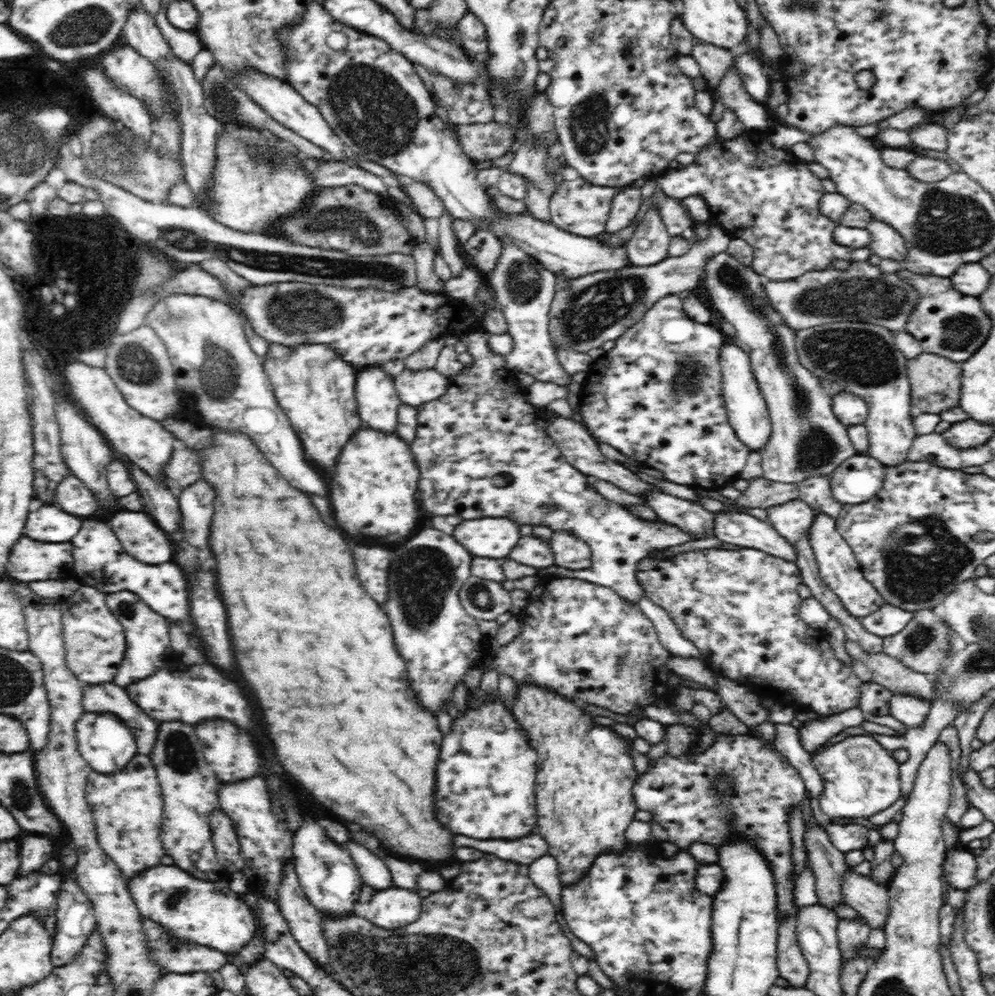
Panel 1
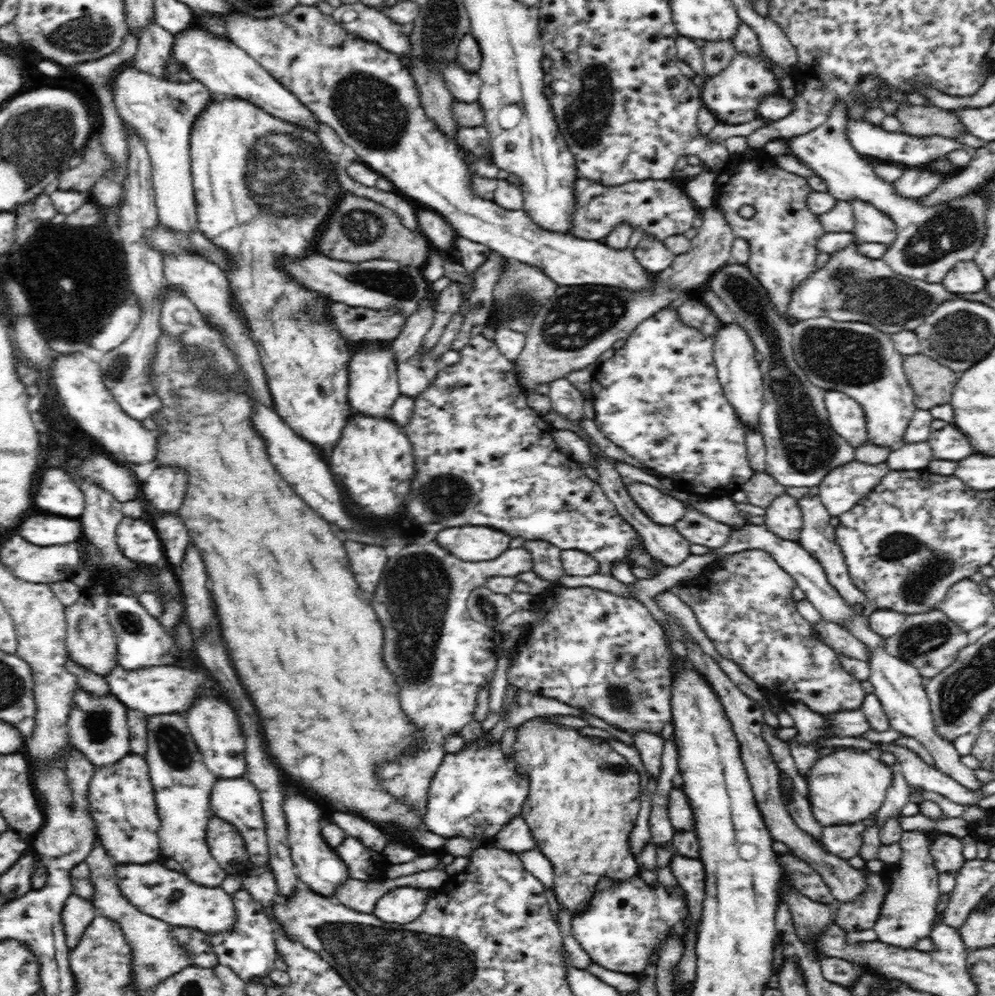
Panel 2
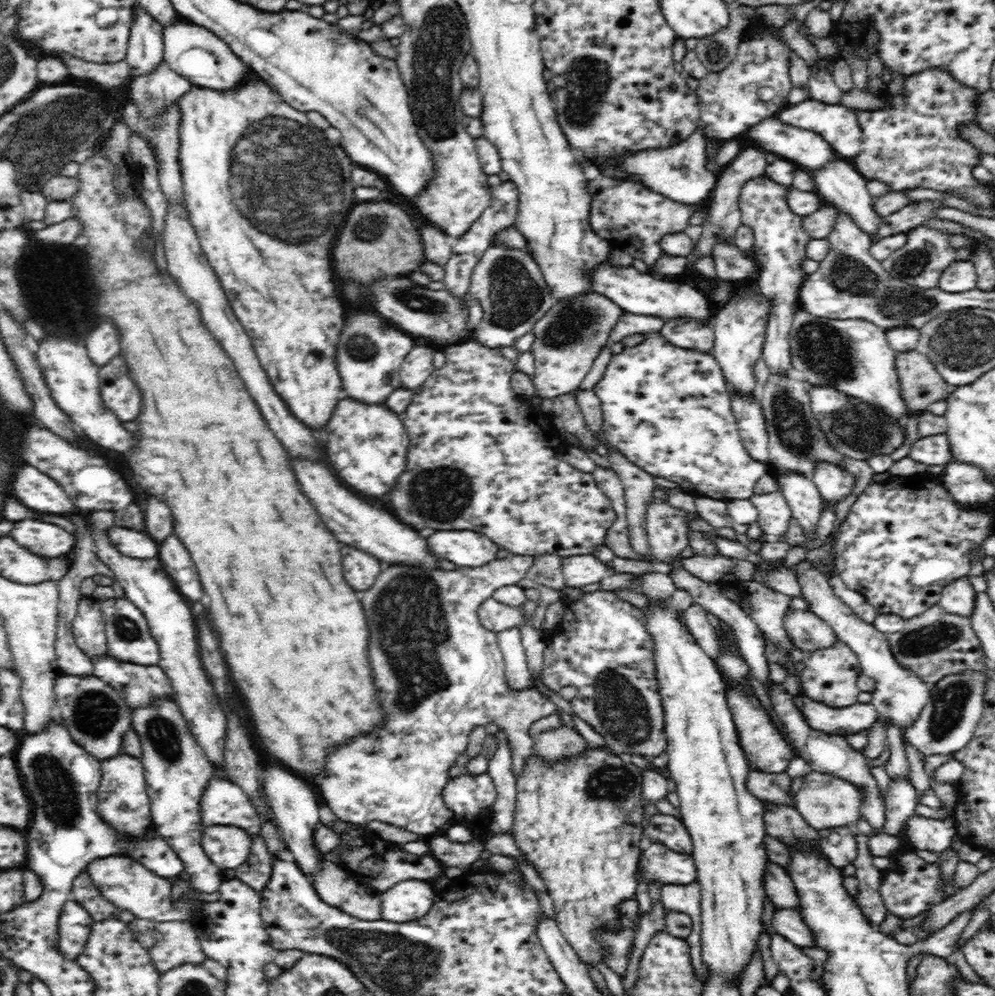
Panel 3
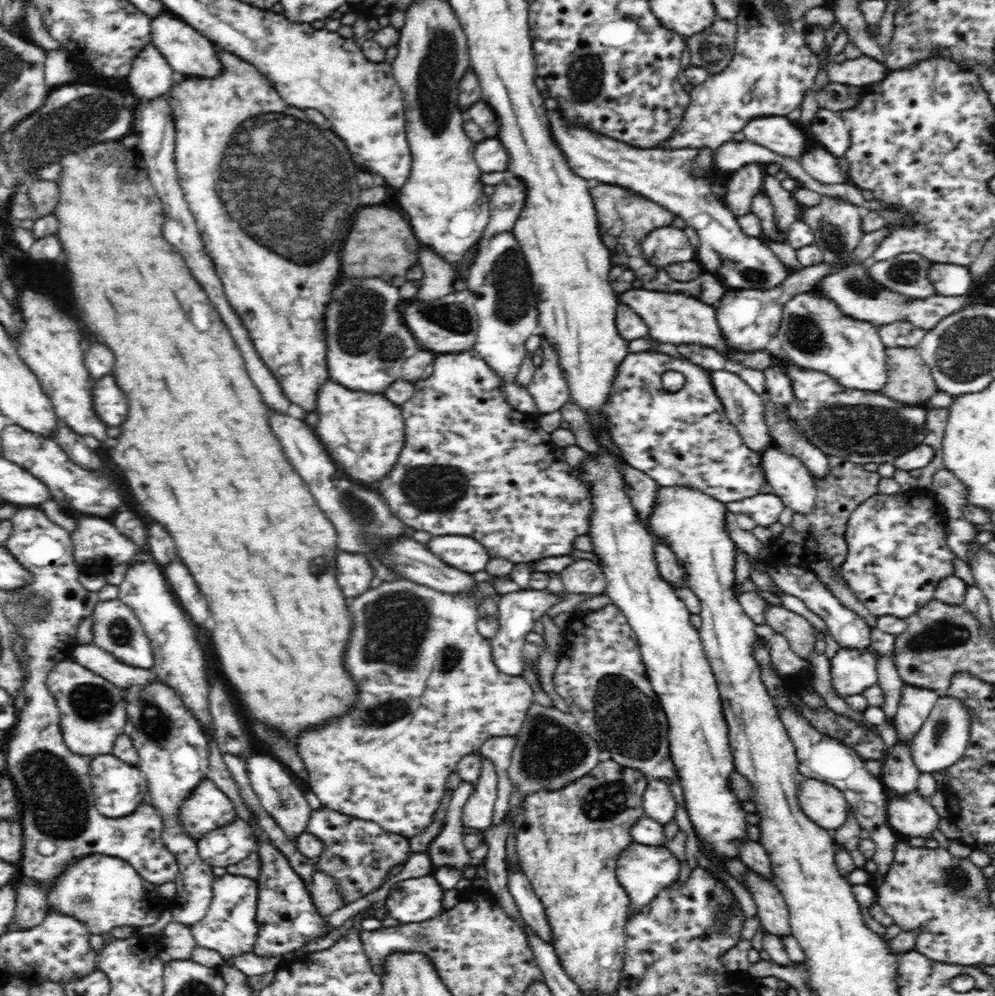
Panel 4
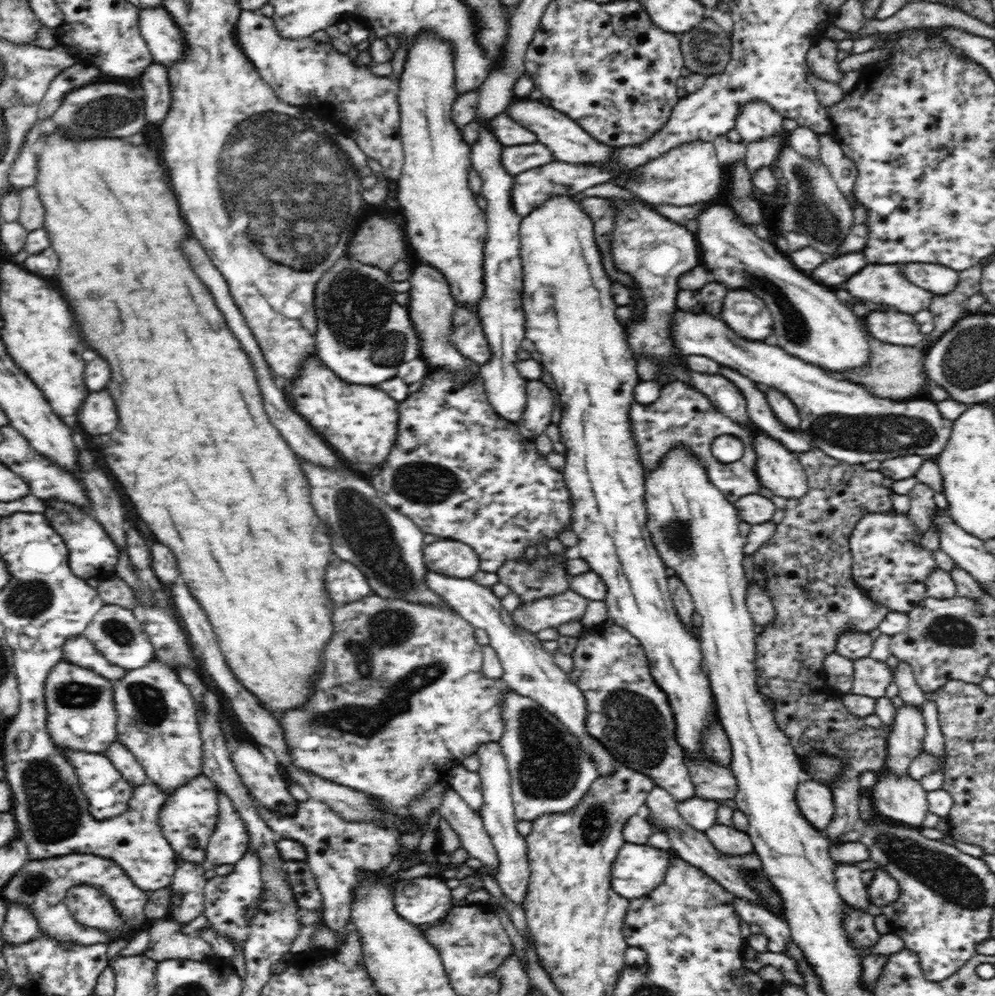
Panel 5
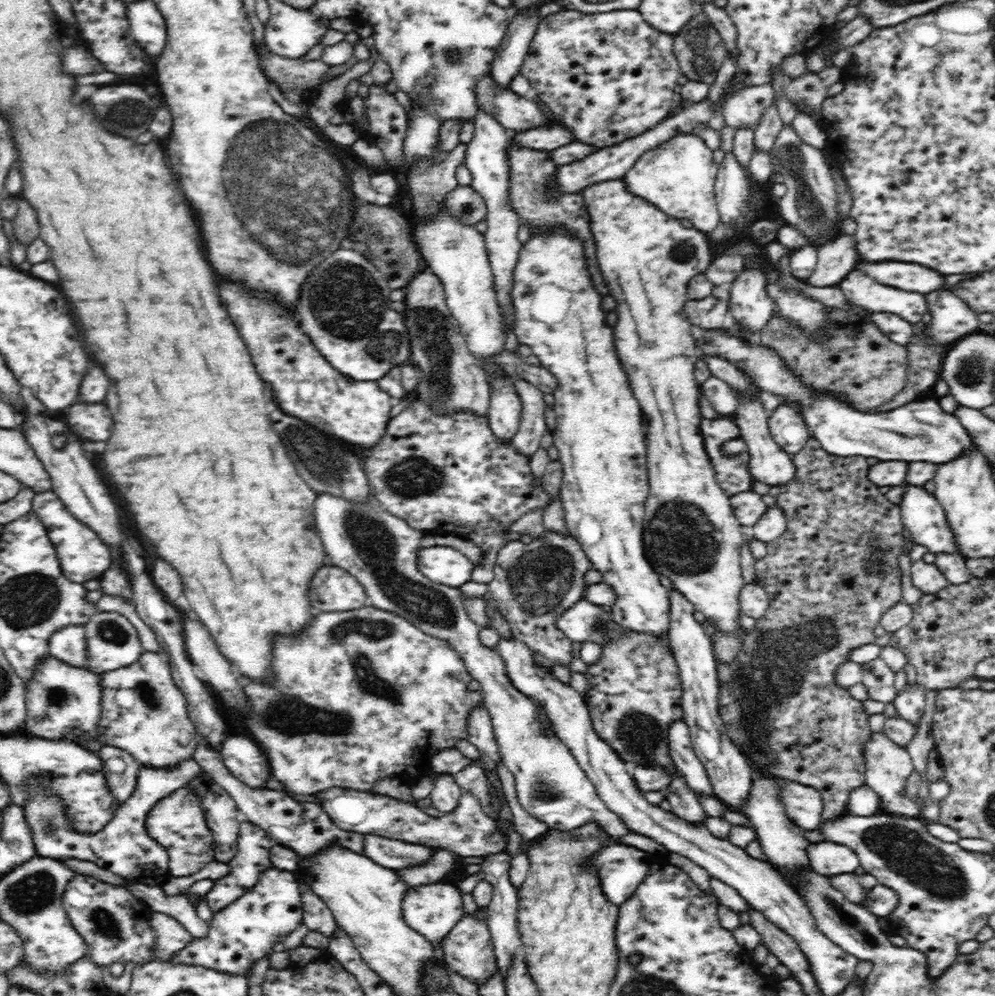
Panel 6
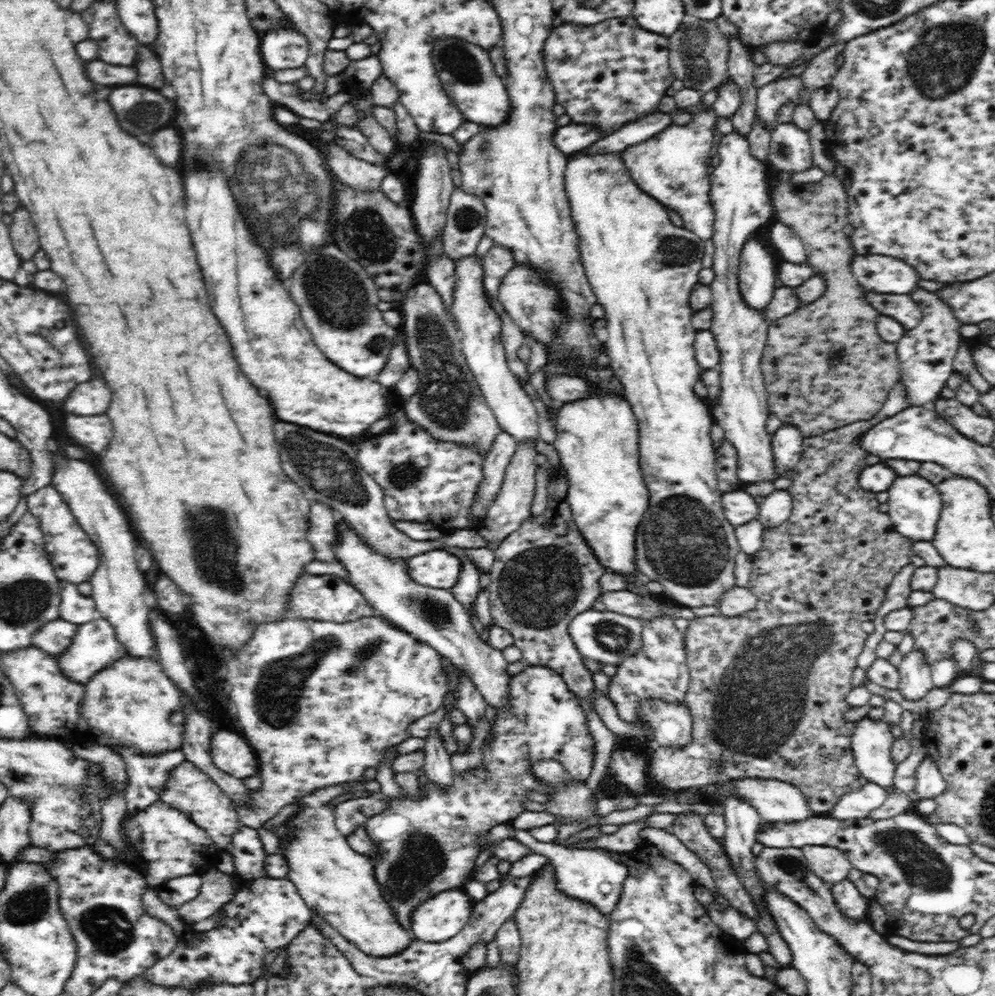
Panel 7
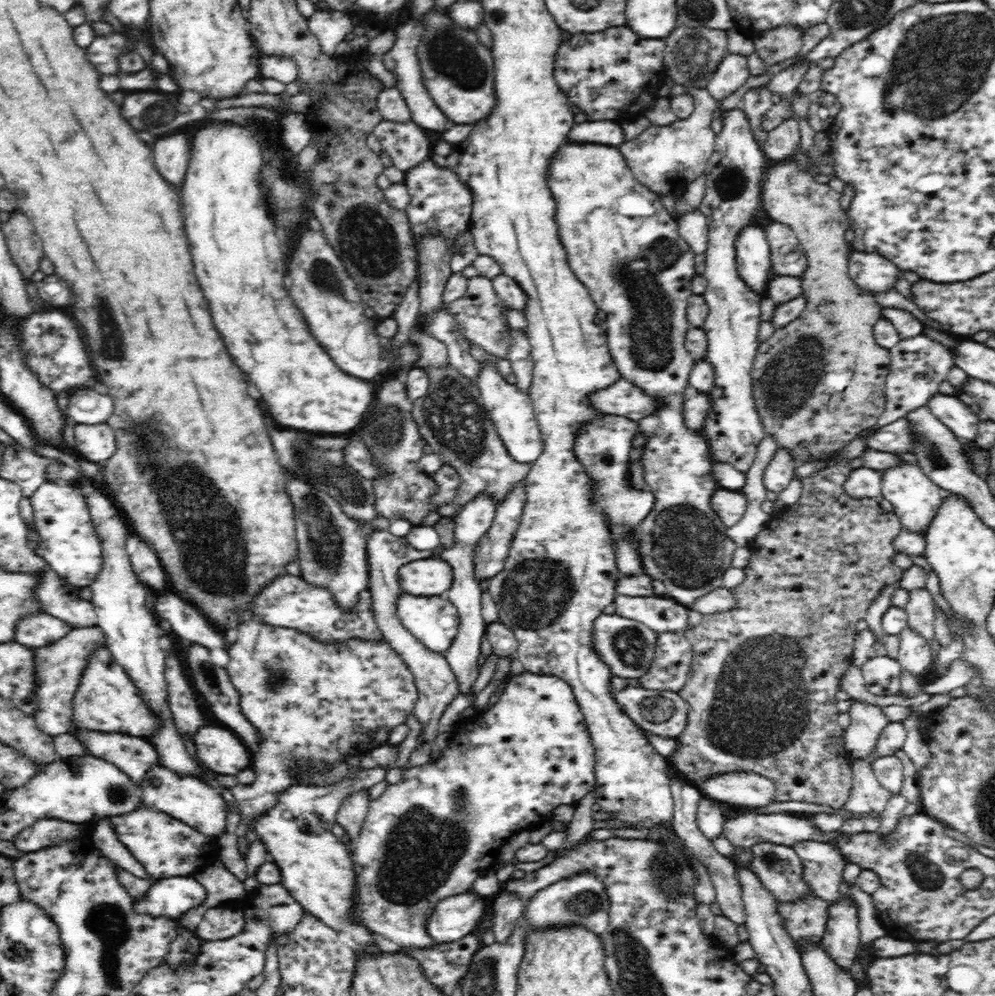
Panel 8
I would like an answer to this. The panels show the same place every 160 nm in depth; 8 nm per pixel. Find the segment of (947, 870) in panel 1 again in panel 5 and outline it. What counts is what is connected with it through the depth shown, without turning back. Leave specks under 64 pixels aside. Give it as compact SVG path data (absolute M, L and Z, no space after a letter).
M883 769L882 774L878 776L875 787L870 793L873 797L875 810L882 816L900 822L901 825L922 828L922 821L929 811L928 792L924 790L924 787L918 781L913 780L909 775L897 776Z

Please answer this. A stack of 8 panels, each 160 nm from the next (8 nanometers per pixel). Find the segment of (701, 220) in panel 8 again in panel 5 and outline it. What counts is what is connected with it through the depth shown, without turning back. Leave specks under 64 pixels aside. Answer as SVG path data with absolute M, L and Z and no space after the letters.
M689 142L669 150L661 157L653 158L636 167L629 178L630 181L613 181L616 186L630 190L650 204L672 204L672 206L700 206L720 201L722 176L726 169L718 160L715 146L712 142Z

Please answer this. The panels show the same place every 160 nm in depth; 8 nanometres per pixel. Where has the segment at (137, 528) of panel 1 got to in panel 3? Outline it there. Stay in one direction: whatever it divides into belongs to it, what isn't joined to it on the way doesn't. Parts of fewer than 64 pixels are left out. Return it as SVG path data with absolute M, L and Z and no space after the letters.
M116 526L116 528L110 528L106 536L124 556L139 559L158 558L158 544L144 532L126 530L126 528Z

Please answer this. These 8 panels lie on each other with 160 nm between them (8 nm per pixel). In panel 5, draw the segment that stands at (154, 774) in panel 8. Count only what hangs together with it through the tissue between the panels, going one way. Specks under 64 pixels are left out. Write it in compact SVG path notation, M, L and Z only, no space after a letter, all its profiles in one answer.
M221 790L218 793L217 828L206 846L207 866L234 864L249 849L249 835L245 823L231 803L230 797Z

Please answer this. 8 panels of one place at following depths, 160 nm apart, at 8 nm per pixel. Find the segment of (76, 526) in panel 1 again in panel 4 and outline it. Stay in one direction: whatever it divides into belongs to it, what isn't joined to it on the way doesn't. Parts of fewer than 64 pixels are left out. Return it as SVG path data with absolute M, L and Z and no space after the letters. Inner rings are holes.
M22 508L22 510L18 510L12 518L10 518L10 522L12 522L12 534L10 534L10 538L8 538L8 542L6 542L6 548L10 550L12 554L14 554L14 558L18 559L18 562L22 563L22 566L29 570L32 573L33 581L26 586L20 587L19 589L15 589L15 594L17 596L30 596L30 594L37 594L39 598L43 598L43 602L45 605L45 617L40 619L34 619L29 623L25 624L25 627L21 630L21 636L25 638L25 656L27 656L27 661L25 662L25 676L23 677L23 692L24 699L26 699L26 708L18 711L17 717L18 721L14 726L10 729L10 736L8 736L8 744L6 744L6 772L8 772L11 779L14 781L15 787L18 792L18 801L19 804L22 804L22 810L26 810L26 812L22 812L22 830L24 830L24 842L26 842L26 846L22 848L22 858L24 858L24 862L22 862L22 874L26 874L26 878L32 878L34 881L38 881L40 883L44 883L46 887L51 887L54 881L57 881L57 877L72 861L76 861L79 858L91 855L91 854L101 854L108 857L116 857L122 858L130 863L130 866L133 866L137 873L144 879L147 880L150 884L155 884L156 886L160 886L161 884L166 884L166 882L172 882L178 874L178 863L177 858L174 858L172 852L167 849L167 846L163 842L162 832L164 829L164 821L162 821L162 817L160 817L160 813L158 813L158 809L154 808L150 804L150 802L145 801L144 804L138 806L136 810L131 815L120 817L120 818L107 818L105 815L100 814L97 811L97 807L95 806L95 793L93 792L93 788L90 782L90 760L92 757L81 756L79 754L74 754L64 742L64 738L62 737L62 728L60 727L60 712L58 711L58 706L56 705L56 700L54 696L46 687L46 676L48 676L48 672L52 670L53 666L56 666L58 662L68 661L70 658L71 651L76 648L77 642L75 642L75 634L78 634L78 626L80 626L80 622L82 618L86 618L86 616L90 616L93 614L95 606L100 602L100 597L98 597L98 593L91 592L84 587L78 581L78 576L80 576L80 572L78 570L78 565L75 562L75 558L73 555L73 539L70 534L64 530L61 526L58 526L55 522L50 522L48 518L46 518L46 514L44 512L40 512L40 510L34 510L34 508ZM38 842L60 842L62 846L54 846L54 853L46 856L46 854L40 854L40 846L38 846Z

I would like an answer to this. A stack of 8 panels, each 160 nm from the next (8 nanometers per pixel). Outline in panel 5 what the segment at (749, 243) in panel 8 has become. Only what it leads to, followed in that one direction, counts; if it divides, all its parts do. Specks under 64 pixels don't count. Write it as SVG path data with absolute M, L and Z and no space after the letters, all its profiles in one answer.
M730 289L720 318L742 338L764 341L773 332L773 318L765 301L748 290Z

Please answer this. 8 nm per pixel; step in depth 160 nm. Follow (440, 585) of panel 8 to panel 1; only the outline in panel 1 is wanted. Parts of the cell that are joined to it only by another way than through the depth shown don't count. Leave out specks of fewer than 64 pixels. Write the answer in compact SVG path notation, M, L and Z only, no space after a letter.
M509 517L464 520L454 528L454 538L473 556L502 560L521 538L519 526Z

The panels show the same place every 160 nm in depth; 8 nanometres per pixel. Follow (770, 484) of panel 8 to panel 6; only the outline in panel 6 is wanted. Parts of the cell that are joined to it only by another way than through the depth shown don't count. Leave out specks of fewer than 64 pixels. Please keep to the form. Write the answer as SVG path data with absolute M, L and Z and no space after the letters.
M782 402L774 412L770 412L768 426L774 440L782 447L782 450L786 451L788 454L800 452L811 436L809 430L806 429L807 424L805 423L802 414L796 412L793 409L792 404L789 404L788 402Z

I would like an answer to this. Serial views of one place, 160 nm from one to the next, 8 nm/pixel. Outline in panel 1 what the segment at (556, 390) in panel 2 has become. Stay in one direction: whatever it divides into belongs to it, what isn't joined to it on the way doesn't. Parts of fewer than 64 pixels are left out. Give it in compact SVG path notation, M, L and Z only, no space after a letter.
M500 241L502 256L492 277L485 280L507 322L507 332L514 339L513 350L505 357L507 367L514 372L522 371L532 375L536 381L553 382L558 386L568 386L572 379L557 358L549 332L549 310L557 292L557 275L542 267L538 261L528 257L526 251L512 243Z

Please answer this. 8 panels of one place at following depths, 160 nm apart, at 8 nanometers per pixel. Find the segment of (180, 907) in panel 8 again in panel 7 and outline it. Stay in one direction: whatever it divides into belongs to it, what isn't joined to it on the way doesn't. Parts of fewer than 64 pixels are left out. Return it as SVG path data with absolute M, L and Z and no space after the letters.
M186 875L158 885L159 899L170 908L177 908L194 900L200 894L202 879L196 875Z

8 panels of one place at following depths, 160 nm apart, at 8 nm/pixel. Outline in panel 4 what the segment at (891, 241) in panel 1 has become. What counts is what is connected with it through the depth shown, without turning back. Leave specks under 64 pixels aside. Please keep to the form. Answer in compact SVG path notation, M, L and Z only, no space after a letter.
M817 143L808 145L807 153L802 155L800 164L804 170L822 184L850 183L848 173L842 172L838 164L838 157L822 148Z

